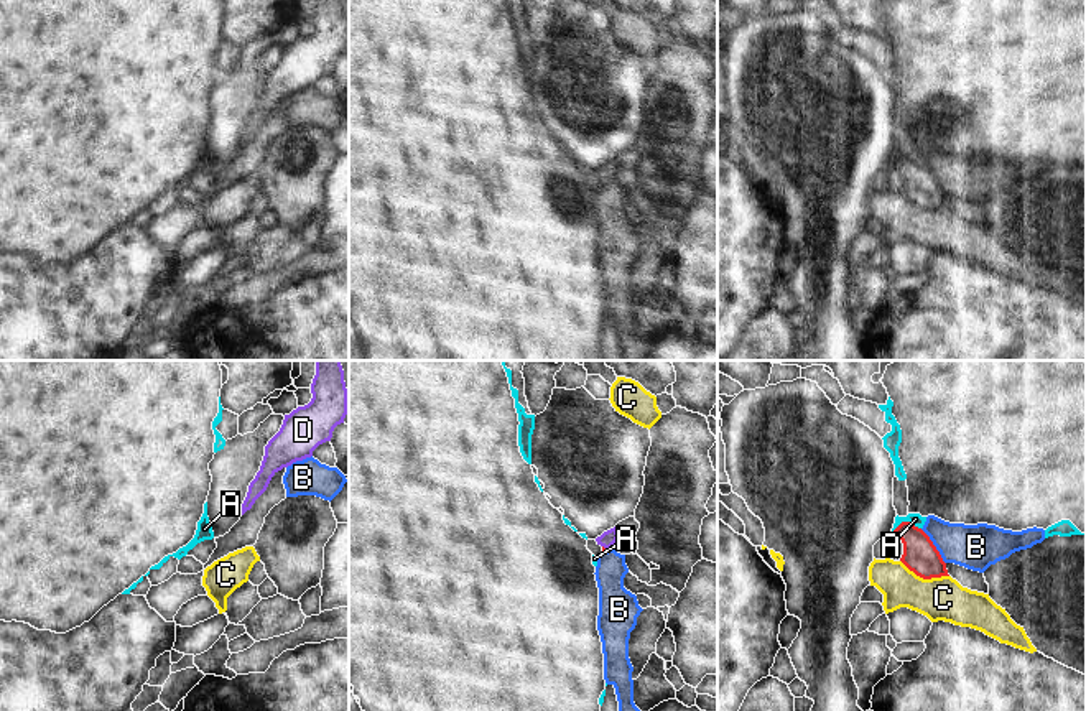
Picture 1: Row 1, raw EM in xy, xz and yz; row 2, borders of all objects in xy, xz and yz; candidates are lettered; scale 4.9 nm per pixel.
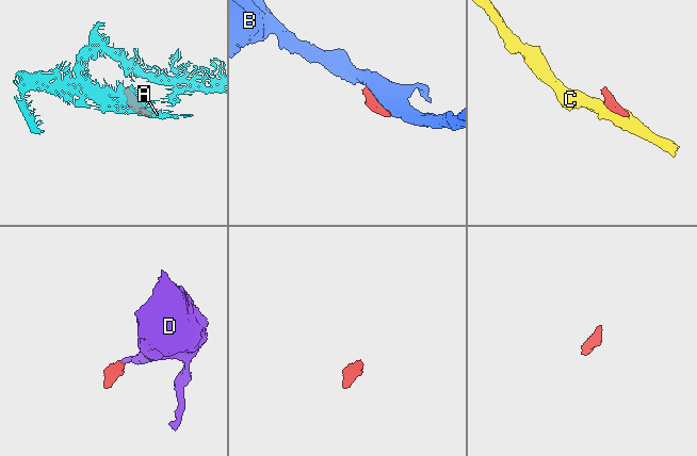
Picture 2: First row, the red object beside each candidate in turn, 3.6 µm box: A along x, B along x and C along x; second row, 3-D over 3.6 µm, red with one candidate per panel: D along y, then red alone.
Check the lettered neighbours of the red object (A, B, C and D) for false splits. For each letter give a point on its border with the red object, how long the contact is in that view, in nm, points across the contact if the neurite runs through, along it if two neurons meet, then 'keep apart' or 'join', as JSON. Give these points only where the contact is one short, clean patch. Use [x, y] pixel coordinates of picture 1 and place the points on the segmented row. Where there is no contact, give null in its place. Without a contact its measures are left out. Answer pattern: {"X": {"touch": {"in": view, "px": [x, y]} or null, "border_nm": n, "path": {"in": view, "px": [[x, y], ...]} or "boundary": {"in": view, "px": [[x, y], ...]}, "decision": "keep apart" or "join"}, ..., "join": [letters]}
{"A": {"touch": {"in": "yz", "px": [905, 522]}, "border_nm": 150, "boundary": {"in": "yz", "px": [[920, 527], [902, 522], [892, 532]]}, "decision": "keep apart"}, "B": {"touch": {"in": "yz", "px": [935, 547]}, "border_nm": 220, "decision": "keep apart"}, "C": {"touch": {"in": "yz", "px": [925, 578]}, "border_nm": 260, "boundary": {"in": "yz", "px": [[900, 560], [923, 578], [948, 576]]}, "decision": "keep apart"}, "D": {"touch": {"in": "xz", "px": [606, 548]}, "border_nm": 40, "path": {"in": "xz", "px": [[603, 547], [606, 548], [607, 539]]}, "decision": "join"}, "join": ["D"]}

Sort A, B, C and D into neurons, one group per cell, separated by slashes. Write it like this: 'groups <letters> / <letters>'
groups A / B / C / D

